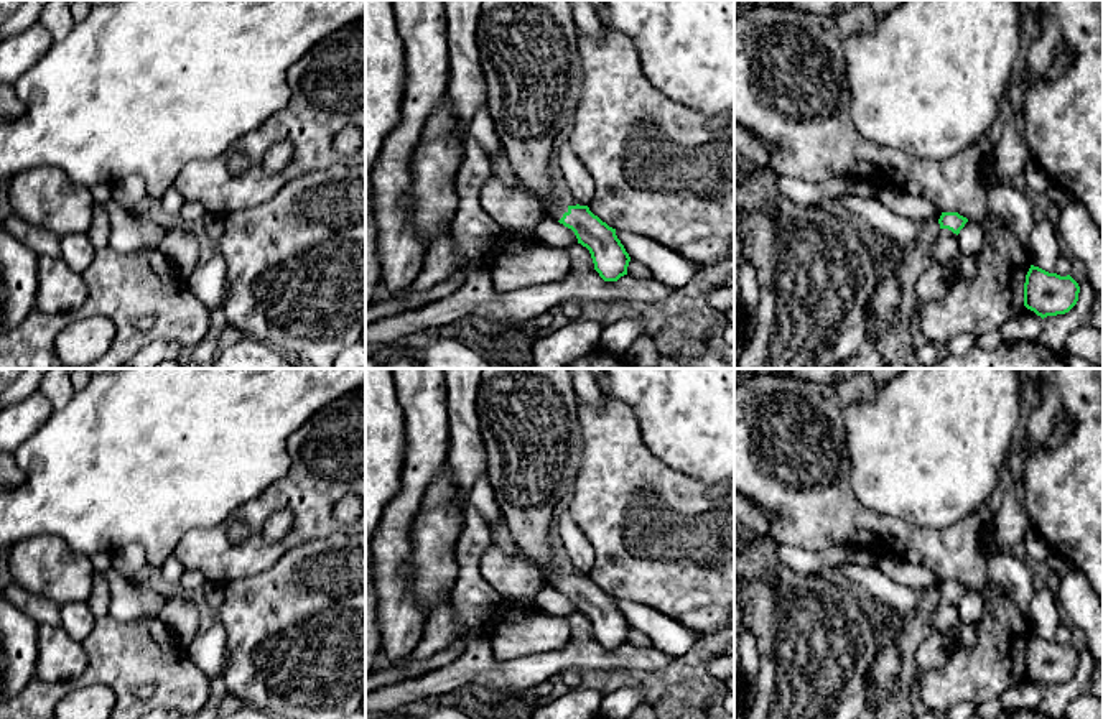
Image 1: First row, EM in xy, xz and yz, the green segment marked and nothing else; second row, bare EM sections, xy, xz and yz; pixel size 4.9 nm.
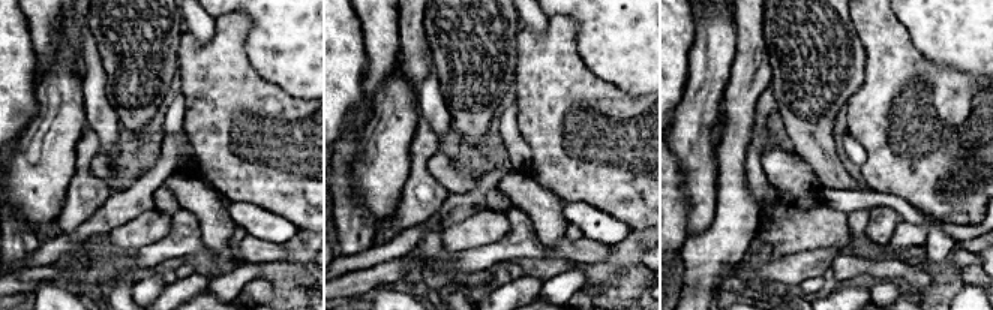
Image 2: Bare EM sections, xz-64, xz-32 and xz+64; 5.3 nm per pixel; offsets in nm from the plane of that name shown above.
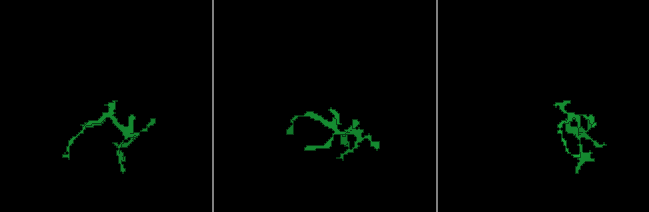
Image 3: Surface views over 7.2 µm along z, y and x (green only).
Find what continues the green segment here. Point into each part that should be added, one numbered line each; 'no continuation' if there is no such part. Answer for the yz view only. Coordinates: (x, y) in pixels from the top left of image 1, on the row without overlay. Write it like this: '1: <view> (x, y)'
1: yz (945, 616)

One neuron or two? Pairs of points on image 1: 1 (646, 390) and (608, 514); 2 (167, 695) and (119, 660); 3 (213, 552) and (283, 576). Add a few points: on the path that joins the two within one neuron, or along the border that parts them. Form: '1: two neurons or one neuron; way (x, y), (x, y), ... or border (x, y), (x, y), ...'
1: two neurons; border (609, 389), (634, 410), (641, 436), (652, 451)
2: one neuron; way (157, 681), (132, 660)
3: two neurons; border (297, 547), (283, 552), (267, 568), (229, 583)

